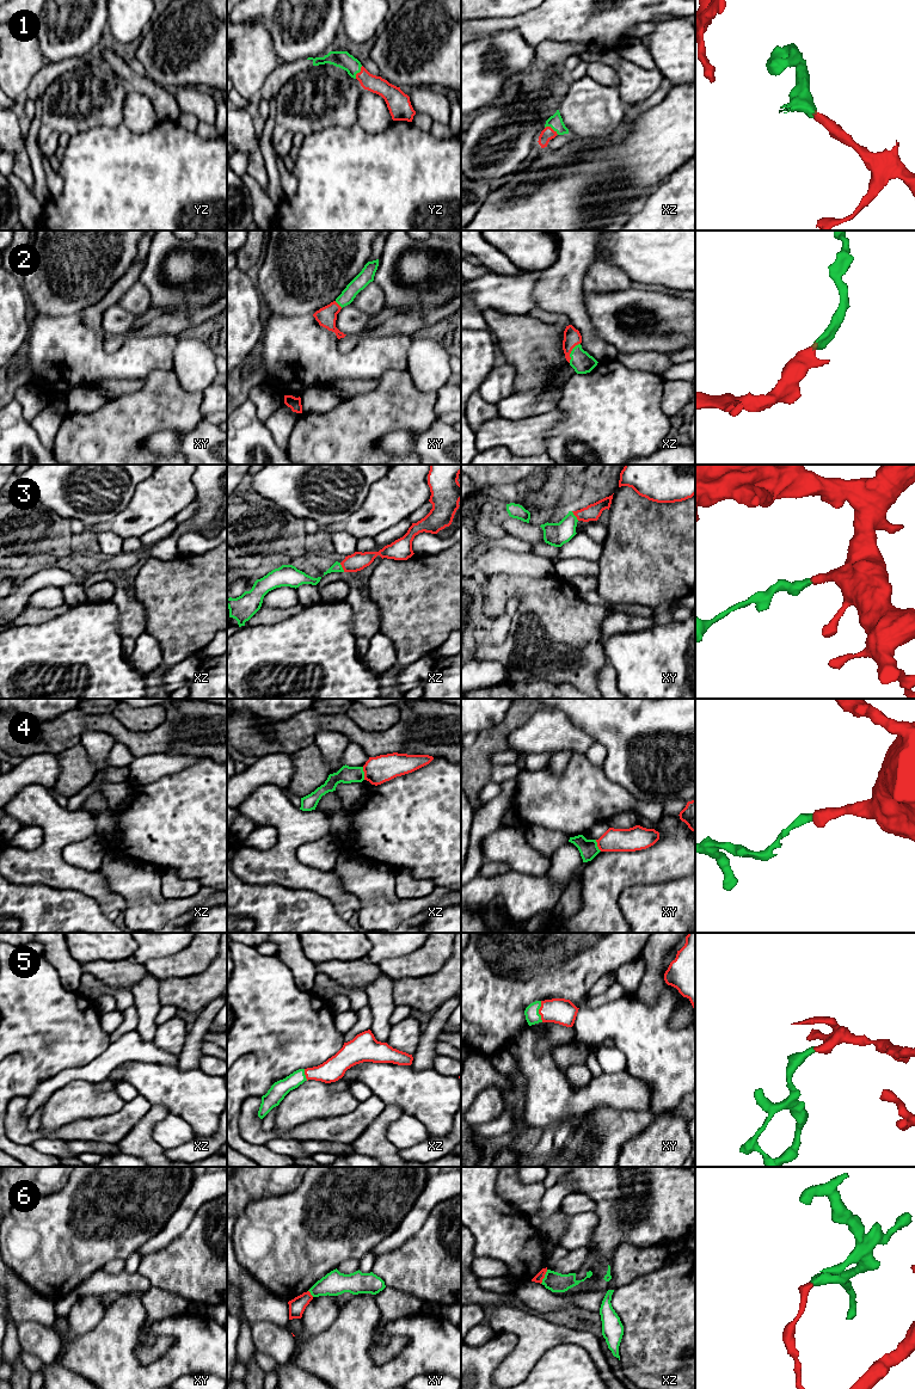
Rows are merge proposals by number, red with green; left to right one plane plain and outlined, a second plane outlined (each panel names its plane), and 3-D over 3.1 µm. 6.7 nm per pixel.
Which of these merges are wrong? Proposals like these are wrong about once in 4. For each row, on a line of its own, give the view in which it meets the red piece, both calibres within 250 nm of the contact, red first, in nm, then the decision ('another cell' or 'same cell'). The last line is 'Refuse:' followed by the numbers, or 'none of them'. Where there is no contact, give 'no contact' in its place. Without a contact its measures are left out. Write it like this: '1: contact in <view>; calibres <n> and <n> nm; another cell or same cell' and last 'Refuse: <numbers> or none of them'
1: contact in xz; calibres 90 and 100 nm; same cell
2: contact in xz; calibres 120 and 150 nm; same cell
3: contact in xz; calibres 120 and 60 nm; same cell
4: contact in xz; calibres 180 and 120 nm; another cell
5: contact in xy; calibres 180 and 100 nm; same cell
6: contact in xz; calibres 60 and 130 nm; another cell
Refuse: 4, 6

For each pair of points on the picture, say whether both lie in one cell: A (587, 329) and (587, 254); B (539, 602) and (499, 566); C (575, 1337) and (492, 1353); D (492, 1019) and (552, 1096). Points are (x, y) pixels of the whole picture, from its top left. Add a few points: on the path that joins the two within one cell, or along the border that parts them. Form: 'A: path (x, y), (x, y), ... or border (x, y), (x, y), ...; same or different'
A: path (576, 311), (573, 308), (573, 272); same
B: border (487, 576), (520, 575), (536, 578); different
C: border (510, 1331), (516, 1337), (516, 1345), (493, 1371); different
D: border (528, 1025), (503, 1048); different

